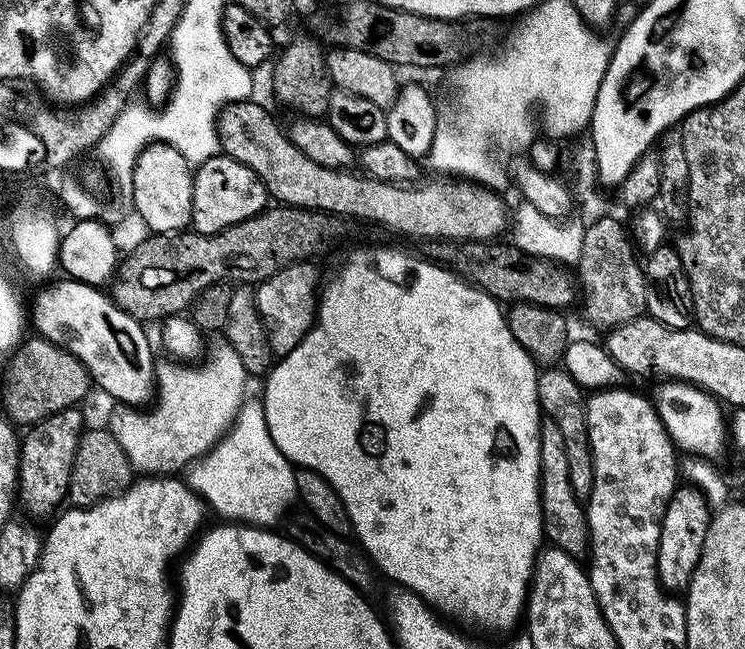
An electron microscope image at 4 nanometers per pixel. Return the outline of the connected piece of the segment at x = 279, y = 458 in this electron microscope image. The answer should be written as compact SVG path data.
M250 398L240 408L227 436L203 459L189 467L186 482L211 509L213 507L221 515L221 519L270 528L297 499L296 473L295 467L270 438L263 403Z

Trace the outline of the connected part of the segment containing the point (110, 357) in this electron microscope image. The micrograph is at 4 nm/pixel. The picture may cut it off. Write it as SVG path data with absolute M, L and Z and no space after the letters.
M62 278L61 281L44 289L30 308L30 318L43 339L58 345L76 358L90 373L95 387L106 392L117 403L127 407L143 407L149 405L155 393L156 358L152 356L152 346L143 328L143 323L126 314L111 297L97 285L82 283L80 280Z

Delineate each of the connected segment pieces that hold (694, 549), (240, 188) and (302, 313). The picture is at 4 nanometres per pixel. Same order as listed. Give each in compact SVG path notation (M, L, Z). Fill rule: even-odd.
M677 487L673 492L664 511L660 527L660 541L656 555L656 577L660 579L660 587L668 594L687 593L688 586L692 583L694 570L702 558L702 546L706 546L706 530L714 515L707 498L698 487L685 487Z
M217 154L202 162L192 174L192 222L191 231L198 234L218 234L238 222L246 222L269 207L270 197L264 183L234 158Z
M297 262L278 270L270 278L255 285L258 314L268 332L268 341L273 357L283 358L302 342L302 338L312 329L318 307L318 284L316 288L316 268L312 262Z

